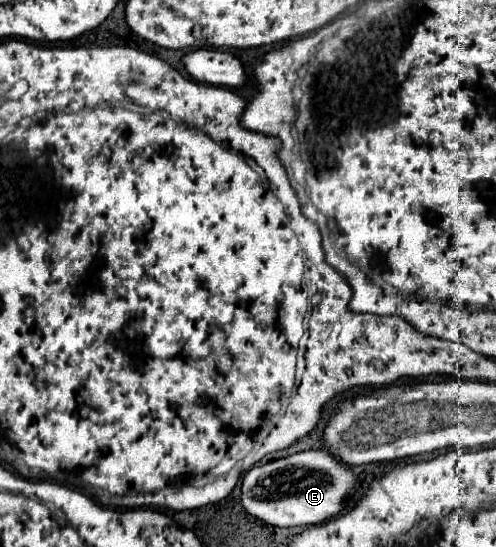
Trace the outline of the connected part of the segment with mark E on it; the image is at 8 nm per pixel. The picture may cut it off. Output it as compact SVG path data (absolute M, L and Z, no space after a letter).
M307 450L251 468L241 486L243 508L271 526L315 526L347 508L347 494L355 492L357 476L323 450Z

